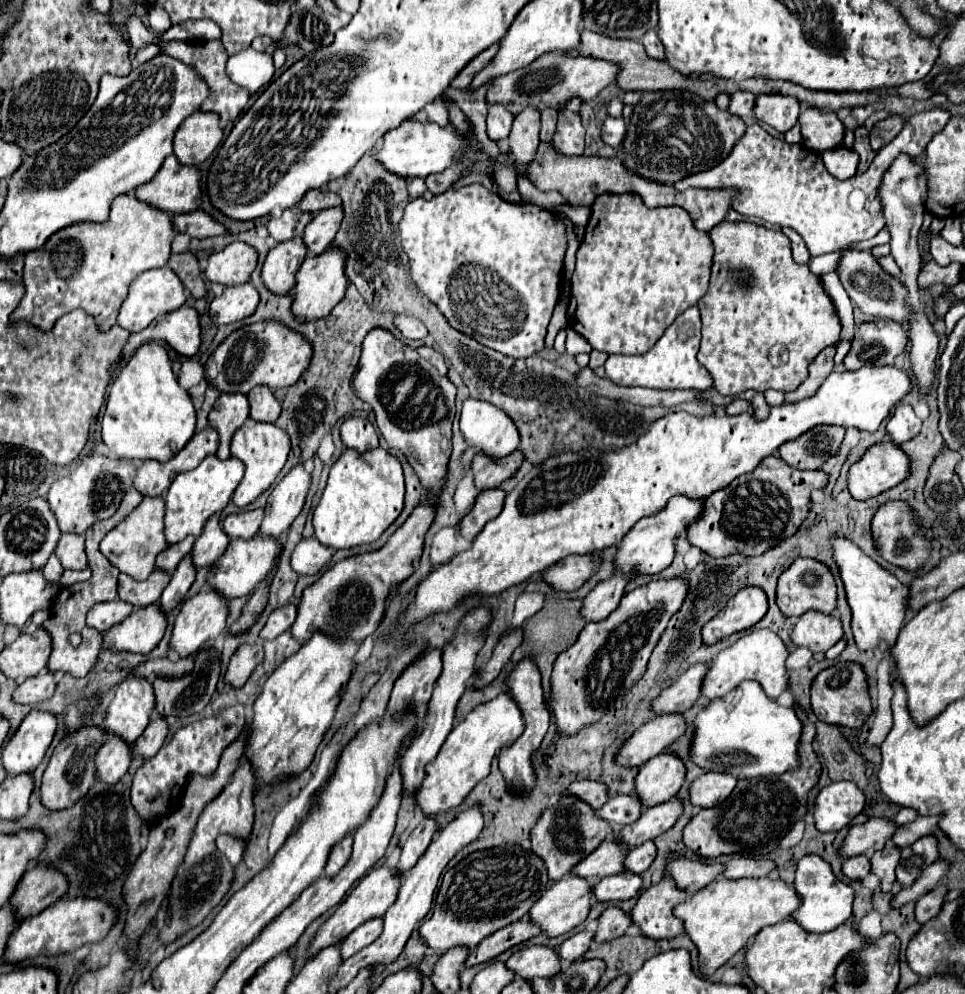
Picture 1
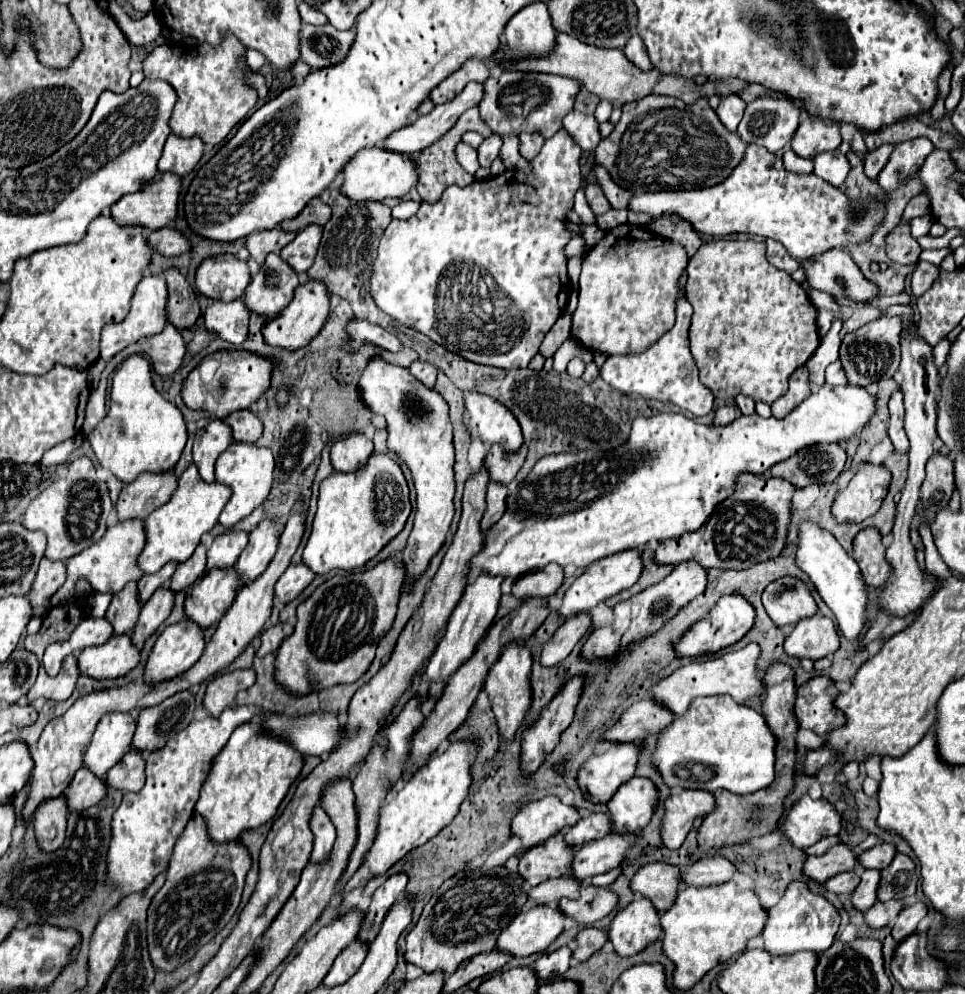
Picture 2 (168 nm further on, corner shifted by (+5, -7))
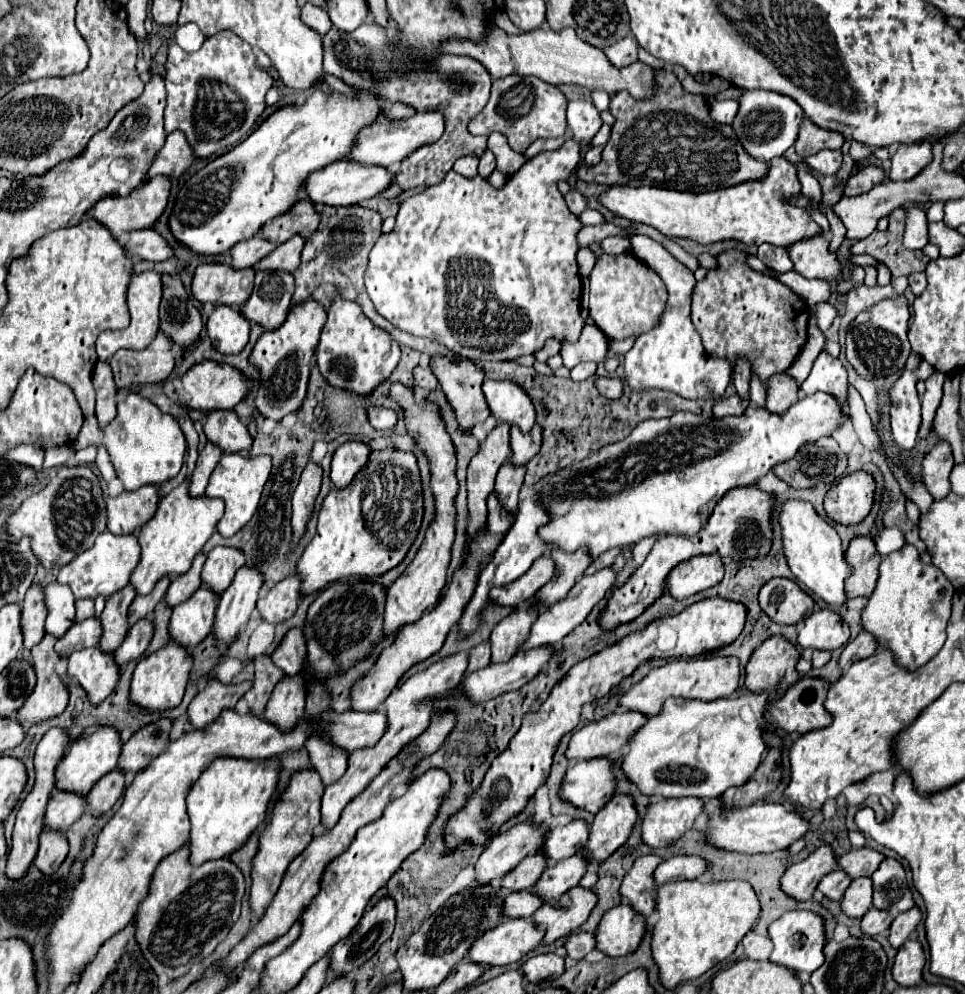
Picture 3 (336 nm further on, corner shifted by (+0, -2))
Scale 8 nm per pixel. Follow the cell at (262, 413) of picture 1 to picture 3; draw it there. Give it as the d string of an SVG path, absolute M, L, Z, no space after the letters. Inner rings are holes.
M211 411L203 423L203 433L207 441L217 445L223 453L239 453L251 449L251 435L247 425L239 421L233 411Z

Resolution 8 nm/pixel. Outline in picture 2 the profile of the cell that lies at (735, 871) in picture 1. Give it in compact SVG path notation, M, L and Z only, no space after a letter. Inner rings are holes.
M710 856L698 860L688 870L682 870L682 880L688 886L716 886L730 882L736 874L738 868L730 860L722 856Z

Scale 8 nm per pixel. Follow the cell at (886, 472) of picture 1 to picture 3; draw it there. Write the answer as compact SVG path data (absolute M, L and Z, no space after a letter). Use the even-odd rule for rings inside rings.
M865 471L843 475L825 495L825 513L841 525L857 525L873 507L875 481Z

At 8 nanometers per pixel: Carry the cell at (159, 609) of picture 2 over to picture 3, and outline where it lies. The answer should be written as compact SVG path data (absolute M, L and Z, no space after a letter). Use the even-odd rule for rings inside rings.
M141 619L139 623L135 623L129 629L125 641L113 653L117 665L125 665L125 663L129 663L133 659L139 659L145 653L151 637L153 637L153 625L151 625L149 619Z

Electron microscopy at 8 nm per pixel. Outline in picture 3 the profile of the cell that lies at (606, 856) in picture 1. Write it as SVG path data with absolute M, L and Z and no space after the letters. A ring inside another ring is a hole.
M531 891L507 893L507 897L503 899L503 917L527 919L535 913L537 907L541 907L541 899Z

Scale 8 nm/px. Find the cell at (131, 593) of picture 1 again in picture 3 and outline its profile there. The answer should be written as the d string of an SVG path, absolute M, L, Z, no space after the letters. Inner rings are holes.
M127 585L125 589L117 591L115 595L111 595L107 599L107 605L99 617L101 627L103 627L103 635L99 641L101 651L107 651L107 653L115 651L119 647L119 643L123 643L123 639L129 631L127 609L133 599L135 599L135 589L131 585Z

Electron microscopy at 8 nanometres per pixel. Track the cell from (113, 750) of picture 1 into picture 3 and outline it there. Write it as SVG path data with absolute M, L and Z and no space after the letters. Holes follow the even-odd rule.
M57 791L55 797L51 793L47 809L45 809L43 827L49 831L69 829L87 811L87 805L83 805L83 803L85 803L85 799L77 793Z

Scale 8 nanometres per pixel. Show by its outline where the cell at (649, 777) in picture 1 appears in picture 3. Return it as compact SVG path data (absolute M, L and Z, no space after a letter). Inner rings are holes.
M615 795L593 819L589 827L589 839L581 855L589 863L603 863L617 847L621 847L633 825L637 823L635 803L627 795Z

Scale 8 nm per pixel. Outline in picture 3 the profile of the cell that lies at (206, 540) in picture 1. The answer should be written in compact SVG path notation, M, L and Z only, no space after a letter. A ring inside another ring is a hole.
M199 553L195 559L193 559L193 565L191 569L177 577L175 581L171 581L169 589L167 589L167 597L165 597L165 603L173 609L175 605L187 601L199 587L201 587L201 569L203 569L203 563L205 563L205 555Z

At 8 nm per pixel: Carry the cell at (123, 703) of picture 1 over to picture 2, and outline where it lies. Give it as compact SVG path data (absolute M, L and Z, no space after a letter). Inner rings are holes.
M104 714L96 726L96 732L86 748L84 764L96 776L106 776L106 772L132 750L130 742L134 738L136 722L130 714Z

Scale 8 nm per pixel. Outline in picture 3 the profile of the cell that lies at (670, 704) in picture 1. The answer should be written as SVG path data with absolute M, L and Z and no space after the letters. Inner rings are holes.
M615 711L599 721L587 723L571 737L565 757L569 761L606 757L616 762L618 757L623 756L619 749L627 745L631 733L635 733L635 729L639 729L645 721L647 717L641 713Z

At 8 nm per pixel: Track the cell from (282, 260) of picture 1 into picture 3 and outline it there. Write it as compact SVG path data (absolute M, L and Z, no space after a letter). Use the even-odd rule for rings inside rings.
M257 271L253 293L239 311L247 321L265 327L265 331L273 331L283 325L289 313L293 287L295 283L291 273Z

